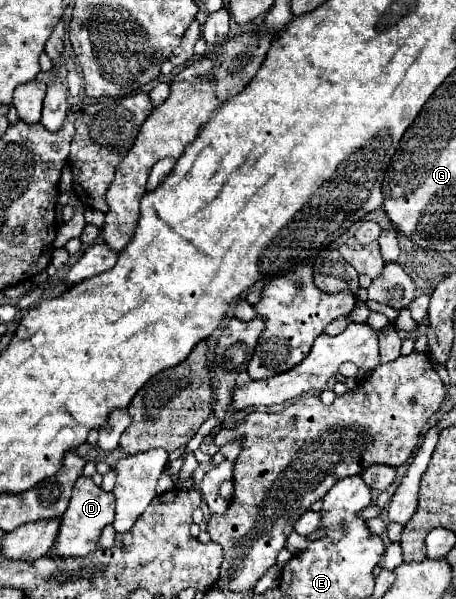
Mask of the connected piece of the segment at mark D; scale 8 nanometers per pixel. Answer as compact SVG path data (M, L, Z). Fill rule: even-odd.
M89 476L77 478L73 492L71 492L71 502L67 512L61 518L61 530L57 536L57 542L53 546L51 554L57 556L85 556L97 548L99 534L101 530L111 524L115 518L115 498L111 492L105 492L103 488L95 486Z

